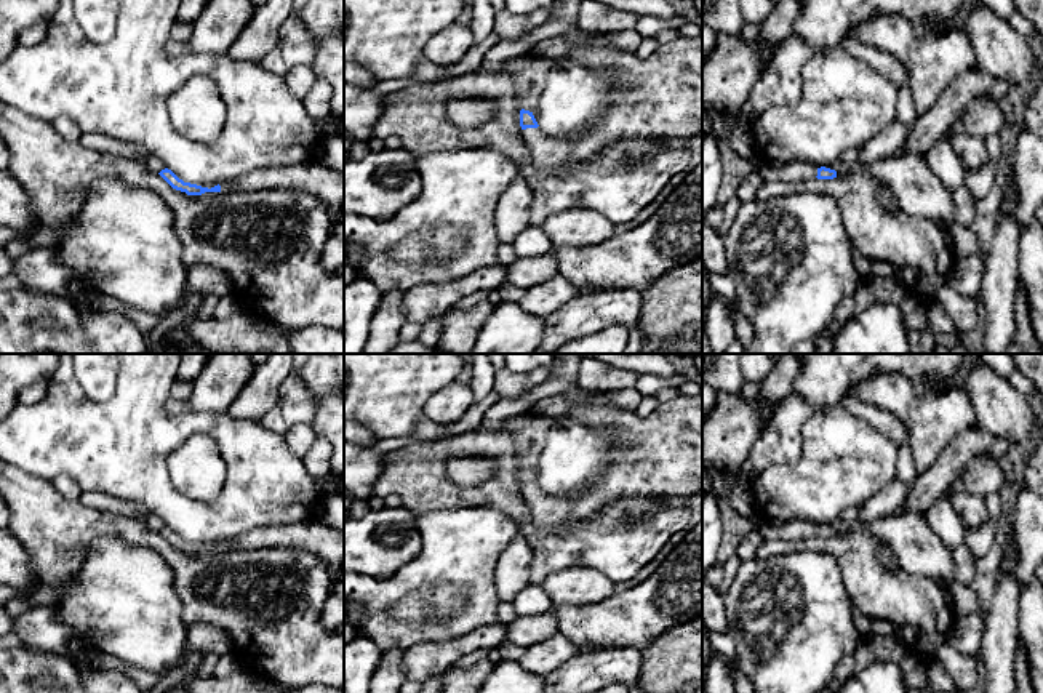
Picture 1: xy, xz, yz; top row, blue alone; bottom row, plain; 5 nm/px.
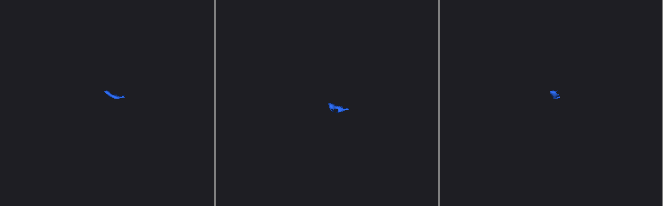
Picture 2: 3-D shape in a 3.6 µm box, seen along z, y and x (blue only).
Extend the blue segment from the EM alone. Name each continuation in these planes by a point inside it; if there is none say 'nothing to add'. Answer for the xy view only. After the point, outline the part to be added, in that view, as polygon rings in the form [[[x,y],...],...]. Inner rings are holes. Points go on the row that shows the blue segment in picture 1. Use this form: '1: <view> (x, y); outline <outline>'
1: xy (315, 178); outline [[[320,158],[283,168],[264,168],[243,174],[221,186],[221,190],[306,190],[320,198],[336,230],[344,229],[344,174],[326,166]]]

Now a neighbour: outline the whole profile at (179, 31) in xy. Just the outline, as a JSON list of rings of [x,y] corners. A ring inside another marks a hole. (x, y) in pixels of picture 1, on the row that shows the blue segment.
[[[174,21],[174,24],[170,29],[170,38],[174,38],[181,43],[189,43],[192,35],[192,22],[178,22]]]

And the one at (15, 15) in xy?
[[[0,0],[0,62],[18,46],[18,35],[34,24],[48,24],[59,0]]]

